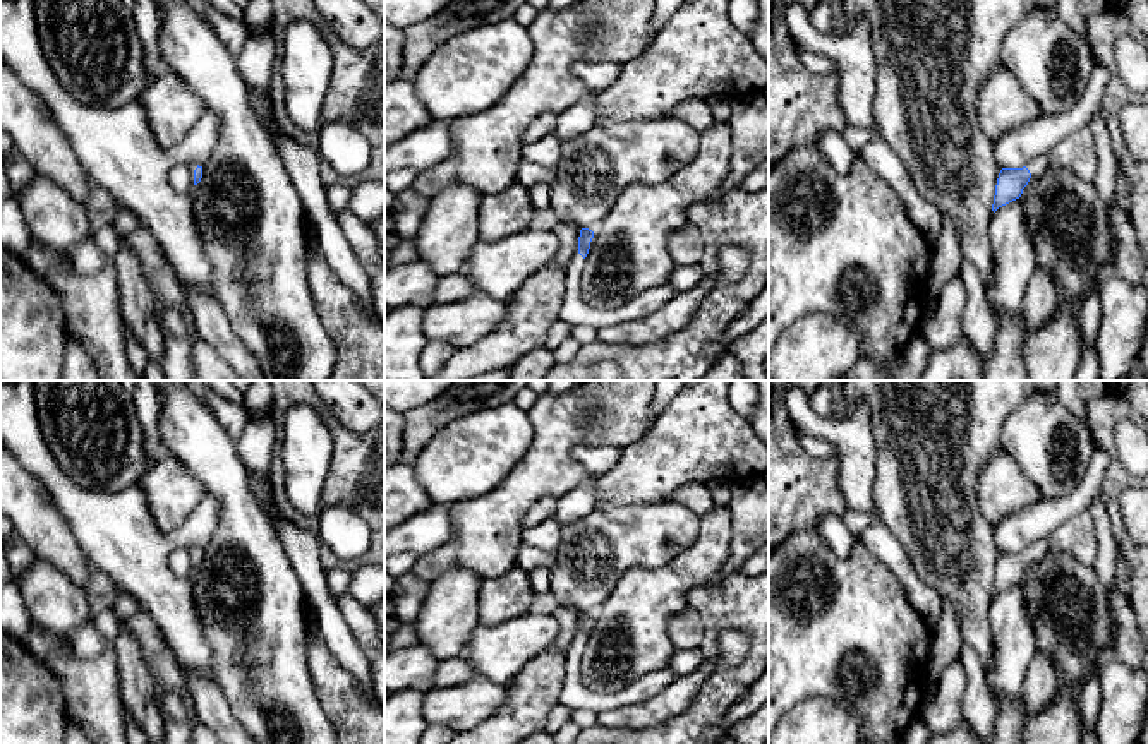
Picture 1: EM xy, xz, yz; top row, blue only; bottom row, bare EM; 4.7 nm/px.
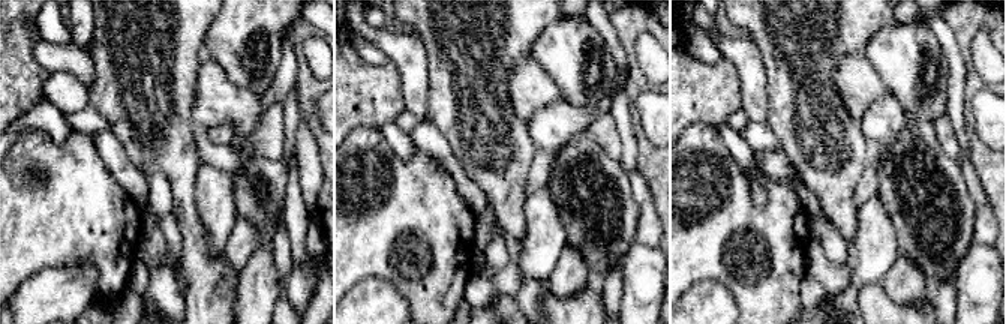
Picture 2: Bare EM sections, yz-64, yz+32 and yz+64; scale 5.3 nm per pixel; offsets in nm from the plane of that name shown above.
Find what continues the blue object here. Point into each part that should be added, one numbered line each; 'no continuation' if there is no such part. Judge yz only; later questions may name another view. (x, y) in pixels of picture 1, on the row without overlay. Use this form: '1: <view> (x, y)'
1: yz (1076, 535)

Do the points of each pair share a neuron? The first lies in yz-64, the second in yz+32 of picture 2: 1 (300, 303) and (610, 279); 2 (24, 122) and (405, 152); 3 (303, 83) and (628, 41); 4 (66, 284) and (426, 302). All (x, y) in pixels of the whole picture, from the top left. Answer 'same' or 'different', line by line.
1: different
2: same
3: same
4: different

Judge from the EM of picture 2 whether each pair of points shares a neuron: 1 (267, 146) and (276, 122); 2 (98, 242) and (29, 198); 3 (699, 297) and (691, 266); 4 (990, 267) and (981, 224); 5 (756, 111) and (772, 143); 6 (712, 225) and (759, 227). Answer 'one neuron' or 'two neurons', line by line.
1: one neuron
2: one neuron
3: two neurons
4: two neurons
5: two neurons
6: one neuron

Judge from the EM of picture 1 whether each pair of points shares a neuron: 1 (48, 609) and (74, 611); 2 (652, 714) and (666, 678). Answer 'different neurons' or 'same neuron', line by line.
1: same neuron
2: different neurons

